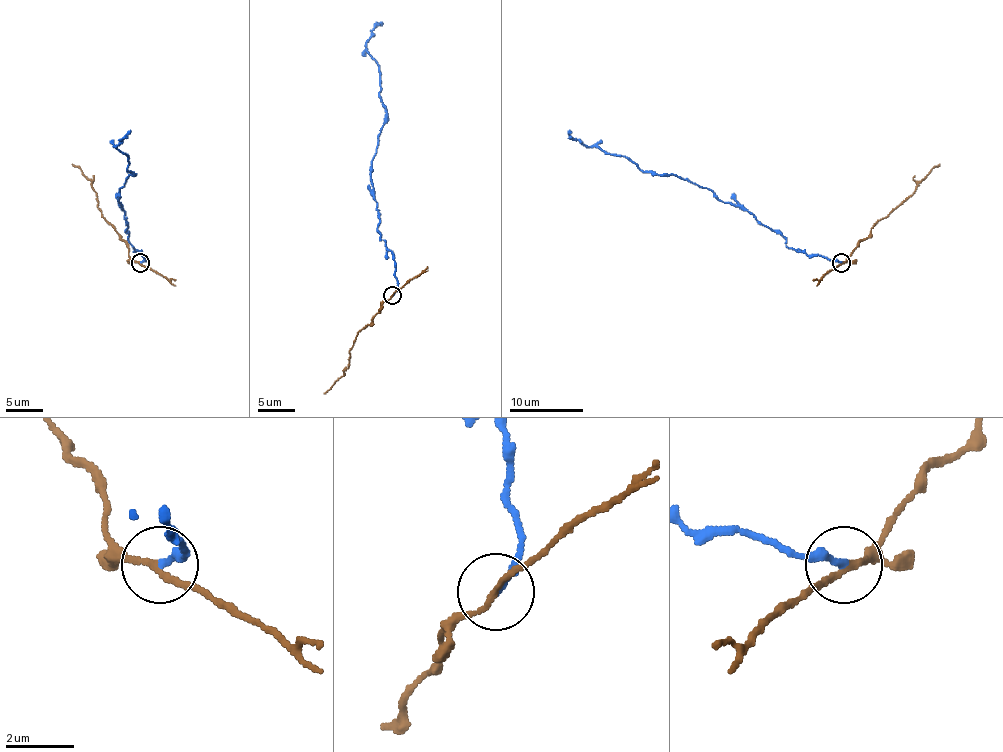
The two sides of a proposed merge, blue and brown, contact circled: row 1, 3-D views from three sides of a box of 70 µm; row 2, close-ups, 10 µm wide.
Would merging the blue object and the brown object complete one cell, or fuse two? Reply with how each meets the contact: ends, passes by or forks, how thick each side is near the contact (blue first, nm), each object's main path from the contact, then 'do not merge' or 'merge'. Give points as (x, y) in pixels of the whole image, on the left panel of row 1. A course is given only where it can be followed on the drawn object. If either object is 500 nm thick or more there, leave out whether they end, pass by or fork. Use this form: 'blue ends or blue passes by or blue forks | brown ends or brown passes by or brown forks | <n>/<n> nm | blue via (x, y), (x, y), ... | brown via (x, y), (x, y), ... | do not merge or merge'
blue ends | brown passes by | 200/170 nm | blue via (141, 263), (118, 203), (133, 175), (115, 146), (130, 129) | brown via (141, 263), (128, 253), (128, 246), (102, 216), (92, 183), (72, 164) | do not merge

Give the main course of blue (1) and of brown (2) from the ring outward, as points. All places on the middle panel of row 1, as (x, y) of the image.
1: (393, 296), (395, 257), (380, 238), (370, 179), (385, 106), (378, 64), (367, 40), (382, 23)
2: (393, 296), (380, 305), (380, 310), (357, 333), (344, 372), (324, 394)

